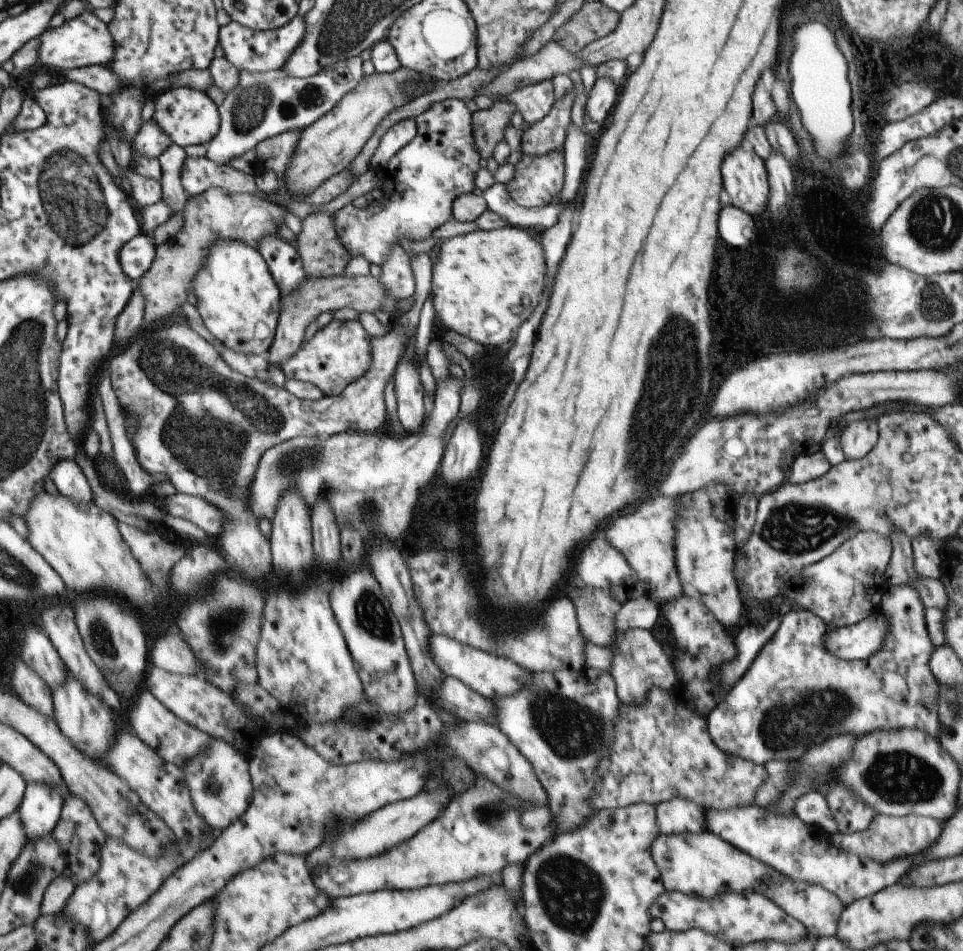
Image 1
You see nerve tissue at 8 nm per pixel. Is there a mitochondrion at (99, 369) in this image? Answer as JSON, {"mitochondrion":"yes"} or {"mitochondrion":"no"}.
{"mitochondrion":"no"}

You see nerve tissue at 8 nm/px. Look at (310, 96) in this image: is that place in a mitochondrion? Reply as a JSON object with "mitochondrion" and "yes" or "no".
{"mitochondrion":"yes"}

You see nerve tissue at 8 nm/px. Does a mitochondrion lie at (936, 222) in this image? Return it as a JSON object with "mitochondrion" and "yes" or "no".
{"mitochondrion":"yes"}

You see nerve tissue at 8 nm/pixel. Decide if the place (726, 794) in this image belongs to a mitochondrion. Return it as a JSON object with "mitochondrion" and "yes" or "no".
{"mitochondrion":"no"}

